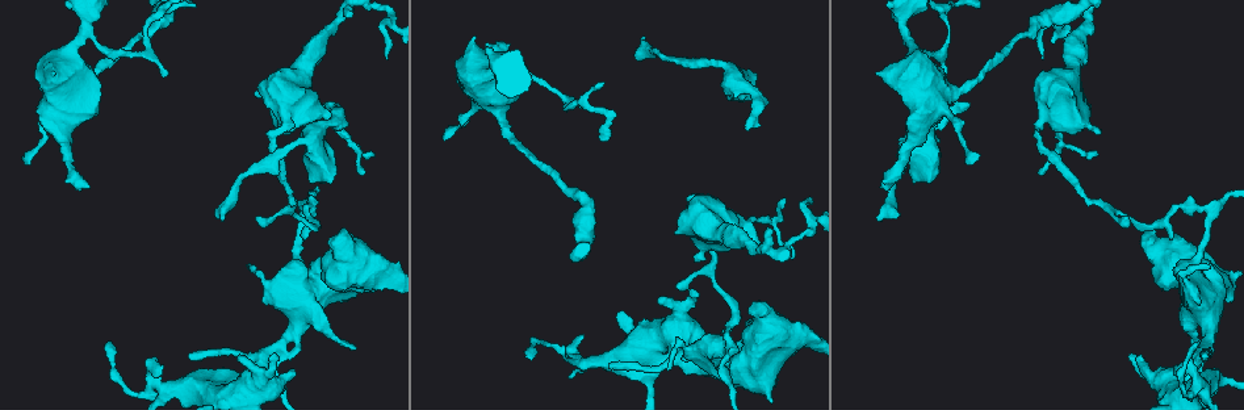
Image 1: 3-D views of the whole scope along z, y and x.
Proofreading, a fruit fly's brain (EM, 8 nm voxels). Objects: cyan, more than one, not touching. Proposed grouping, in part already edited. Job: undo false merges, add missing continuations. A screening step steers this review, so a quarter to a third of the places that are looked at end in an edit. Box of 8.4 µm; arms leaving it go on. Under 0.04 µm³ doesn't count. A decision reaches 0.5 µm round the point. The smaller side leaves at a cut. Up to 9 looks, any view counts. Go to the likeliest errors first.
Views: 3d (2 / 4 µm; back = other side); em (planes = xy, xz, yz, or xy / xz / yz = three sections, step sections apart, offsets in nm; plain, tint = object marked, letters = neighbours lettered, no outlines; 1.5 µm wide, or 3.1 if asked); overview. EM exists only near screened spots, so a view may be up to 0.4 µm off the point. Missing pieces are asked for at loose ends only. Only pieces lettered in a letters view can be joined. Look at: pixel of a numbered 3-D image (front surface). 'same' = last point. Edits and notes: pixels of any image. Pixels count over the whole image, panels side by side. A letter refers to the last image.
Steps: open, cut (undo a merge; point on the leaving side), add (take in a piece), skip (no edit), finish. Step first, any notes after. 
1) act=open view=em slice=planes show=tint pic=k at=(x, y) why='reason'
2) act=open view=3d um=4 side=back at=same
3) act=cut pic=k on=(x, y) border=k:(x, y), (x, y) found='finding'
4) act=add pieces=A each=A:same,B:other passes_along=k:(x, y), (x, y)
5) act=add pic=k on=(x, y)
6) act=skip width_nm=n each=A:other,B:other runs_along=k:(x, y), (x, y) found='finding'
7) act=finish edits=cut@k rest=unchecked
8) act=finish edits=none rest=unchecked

act=open view=3d um=2 pic=1 at=(886, 185) why='branch stops here'

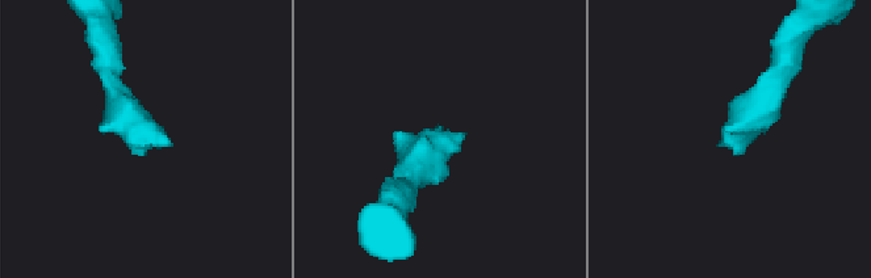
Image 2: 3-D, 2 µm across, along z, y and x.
act=open view=em slice=planes show=letters pic=2 at=(729, 142) why='now the EM'

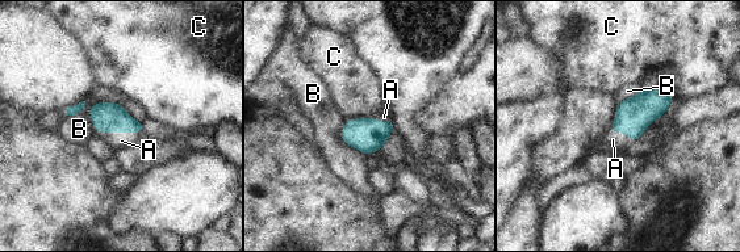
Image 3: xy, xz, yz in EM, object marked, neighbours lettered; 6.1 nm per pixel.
act=add pieces=A width_nm=190 each=A:same,B:other,C:other passes_along=3:(108, 117), (120, 130), (121, 141) found='the neuron continues'

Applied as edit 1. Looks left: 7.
act=open view=3d um=2 pic=1 at=(526, 355) why='tapers out'

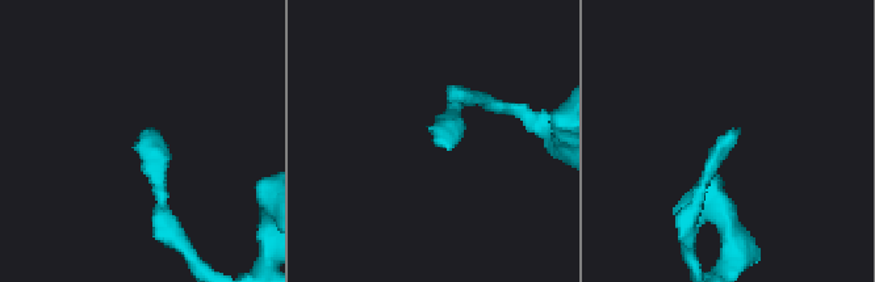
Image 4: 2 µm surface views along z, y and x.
act=open view=em slice=planes show=letters pic=4 at=(733, 128) why='now the EM'

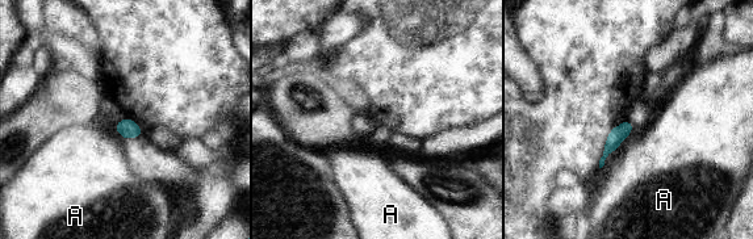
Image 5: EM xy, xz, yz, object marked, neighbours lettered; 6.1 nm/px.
act=skip longest_contact=A:60nm each=A:other found='none of them fits'

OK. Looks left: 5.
act=open view=3d um=2 pic=1 at=(1035, 20) why='abrupt turn'

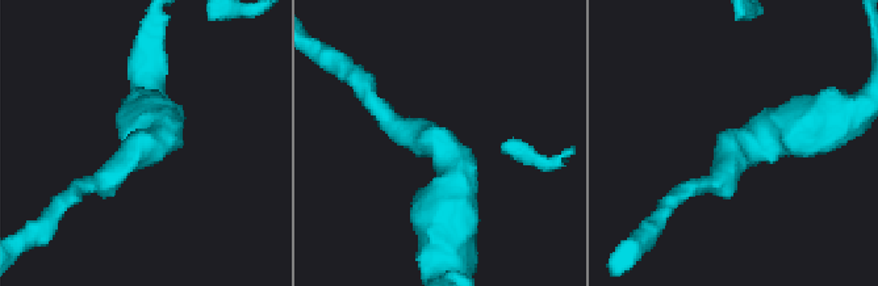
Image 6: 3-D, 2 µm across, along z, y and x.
act=open view=em slice=planes show=plain pic=6 at=(438, 143) why='now the EM'

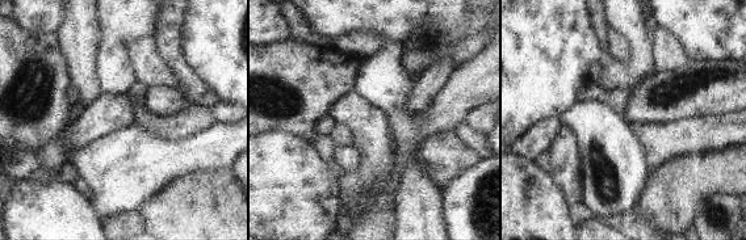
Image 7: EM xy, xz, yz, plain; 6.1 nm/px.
act=open view=em slice=planes show=letters at=same why='what lies round it'

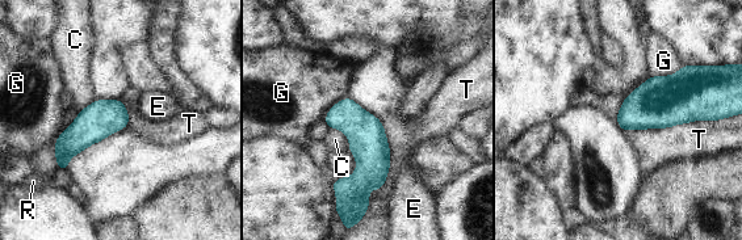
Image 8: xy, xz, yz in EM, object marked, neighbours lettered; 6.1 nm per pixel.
act=skip width_nm=160 each=C:other,E:other,G:other,R:other,T:other border=8:(330, 127), (346, 135), (349, 150) found='one neuron here'

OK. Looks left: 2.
act=finish edits=add@3 rest=unchecked

